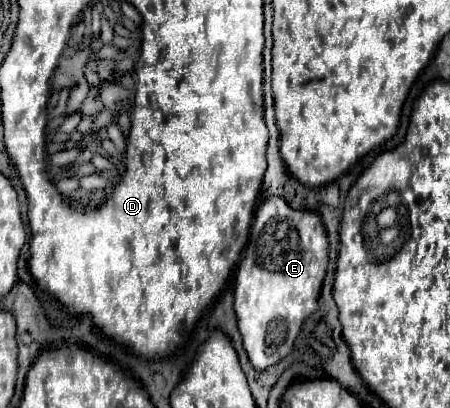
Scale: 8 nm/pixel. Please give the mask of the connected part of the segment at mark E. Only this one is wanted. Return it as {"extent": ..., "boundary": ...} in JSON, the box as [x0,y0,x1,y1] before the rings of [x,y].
{"extent":[235,197,329,369],"boundary":[[[269,197],[255,213],[249,241],[243,249],[241,261],[235,271],[235,313],[239,321],[239,331],[243,335],[243,347],[255,365],[255,369],[267,369],[293,349],[295,337],[301,331],[303,321],[317,311],[317,297],[329,263],[329,241],[327,231],[313,211],[293,209],[281,197]]]}

